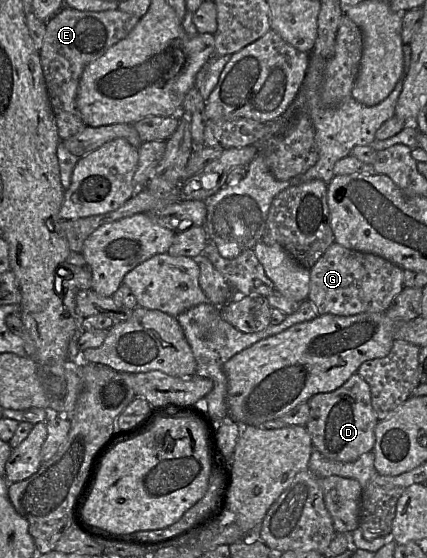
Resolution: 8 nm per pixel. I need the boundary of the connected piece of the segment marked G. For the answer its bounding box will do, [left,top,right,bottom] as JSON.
[310,242,404,316]

